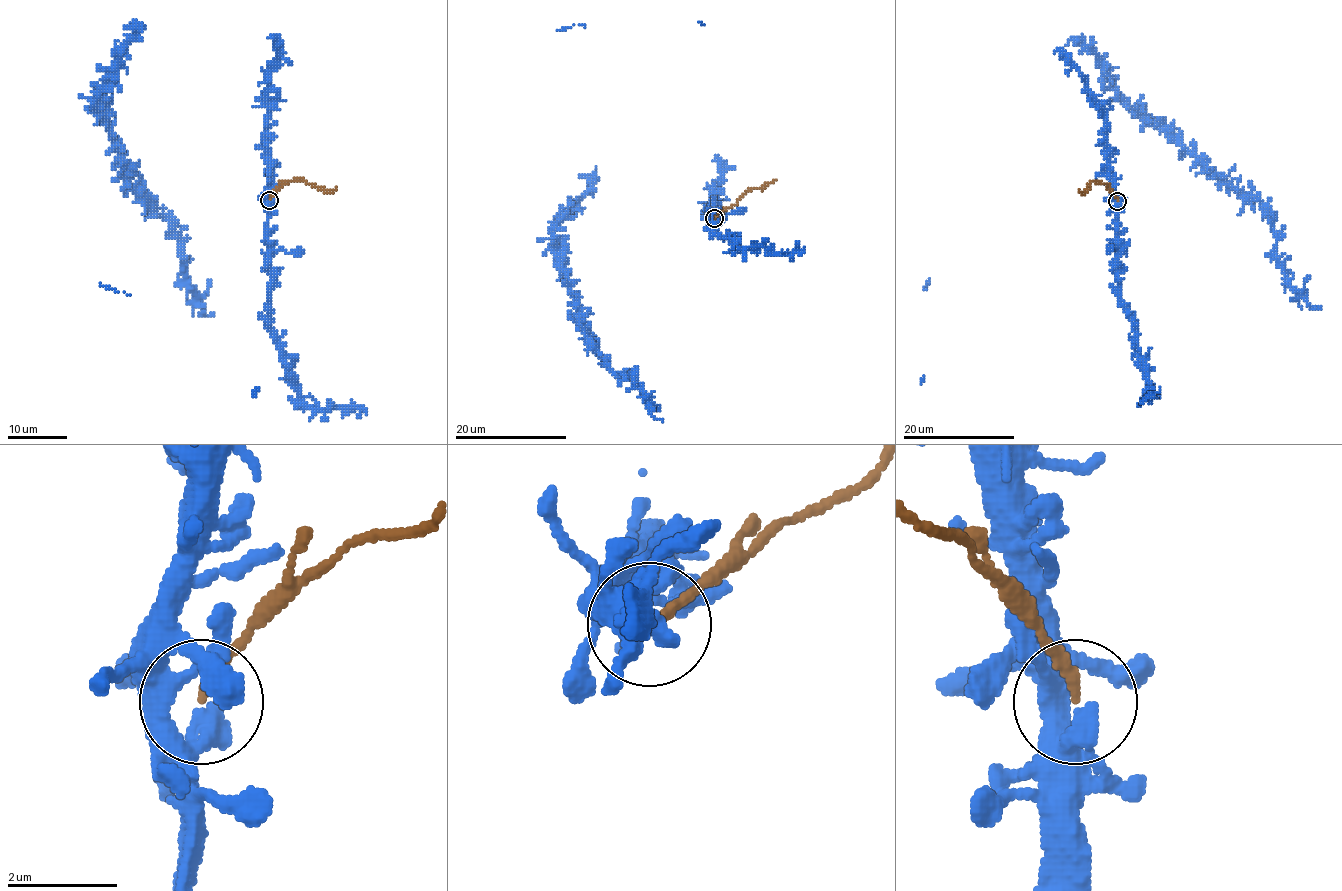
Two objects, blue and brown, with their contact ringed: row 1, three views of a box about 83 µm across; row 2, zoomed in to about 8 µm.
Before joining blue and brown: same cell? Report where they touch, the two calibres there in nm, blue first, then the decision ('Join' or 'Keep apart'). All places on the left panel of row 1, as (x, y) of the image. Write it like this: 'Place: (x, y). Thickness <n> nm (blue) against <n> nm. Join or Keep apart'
Place: (269, 200). Thickness 440 nm (blue) against 180 nm. Keep apart

